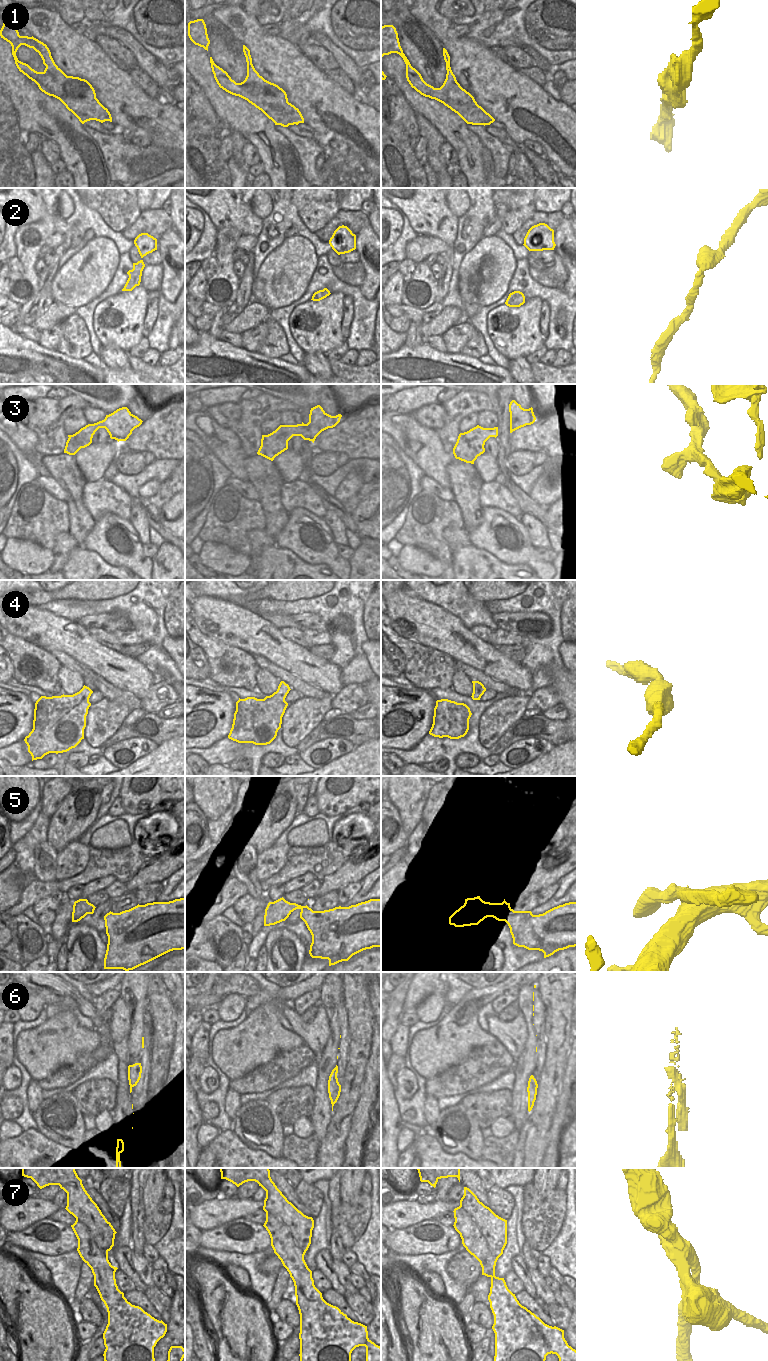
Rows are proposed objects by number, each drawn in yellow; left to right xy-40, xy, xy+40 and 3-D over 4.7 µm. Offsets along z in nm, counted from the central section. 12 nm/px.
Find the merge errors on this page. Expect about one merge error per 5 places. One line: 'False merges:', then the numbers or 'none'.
False merges: 6, 7.

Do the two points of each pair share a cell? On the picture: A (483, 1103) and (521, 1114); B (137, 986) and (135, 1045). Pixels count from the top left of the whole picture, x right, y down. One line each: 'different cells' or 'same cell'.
A: different cells
B: same cell

